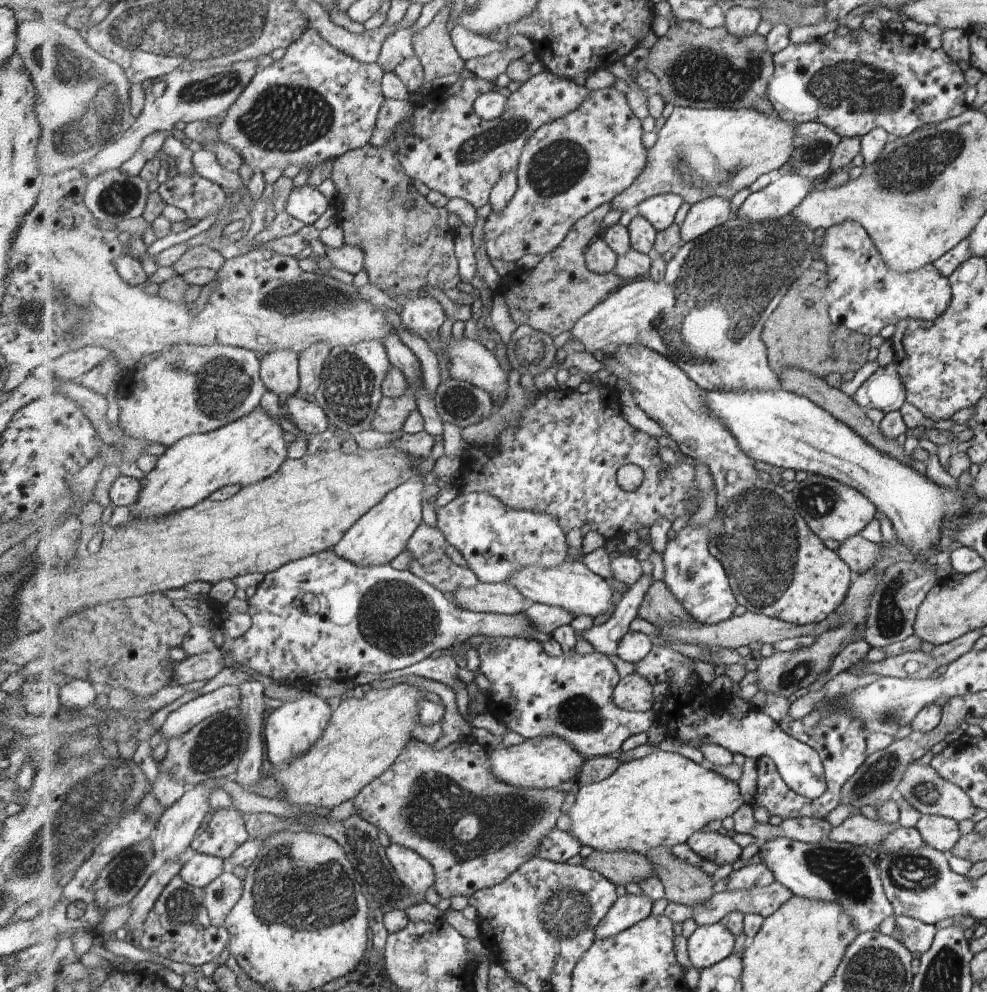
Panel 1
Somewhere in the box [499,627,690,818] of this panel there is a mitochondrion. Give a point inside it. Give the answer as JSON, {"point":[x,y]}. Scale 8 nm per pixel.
{"point":[580,713]}

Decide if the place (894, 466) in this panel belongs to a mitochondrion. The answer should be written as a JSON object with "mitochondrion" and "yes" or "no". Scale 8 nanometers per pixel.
{"mitochondrion":"no"}

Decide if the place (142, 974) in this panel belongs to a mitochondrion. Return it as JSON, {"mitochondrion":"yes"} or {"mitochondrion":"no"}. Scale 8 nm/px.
{"mitochondrion":"no"}

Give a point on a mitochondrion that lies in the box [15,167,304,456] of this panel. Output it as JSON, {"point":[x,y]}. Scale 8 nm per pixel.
{"point":[220,383]}

